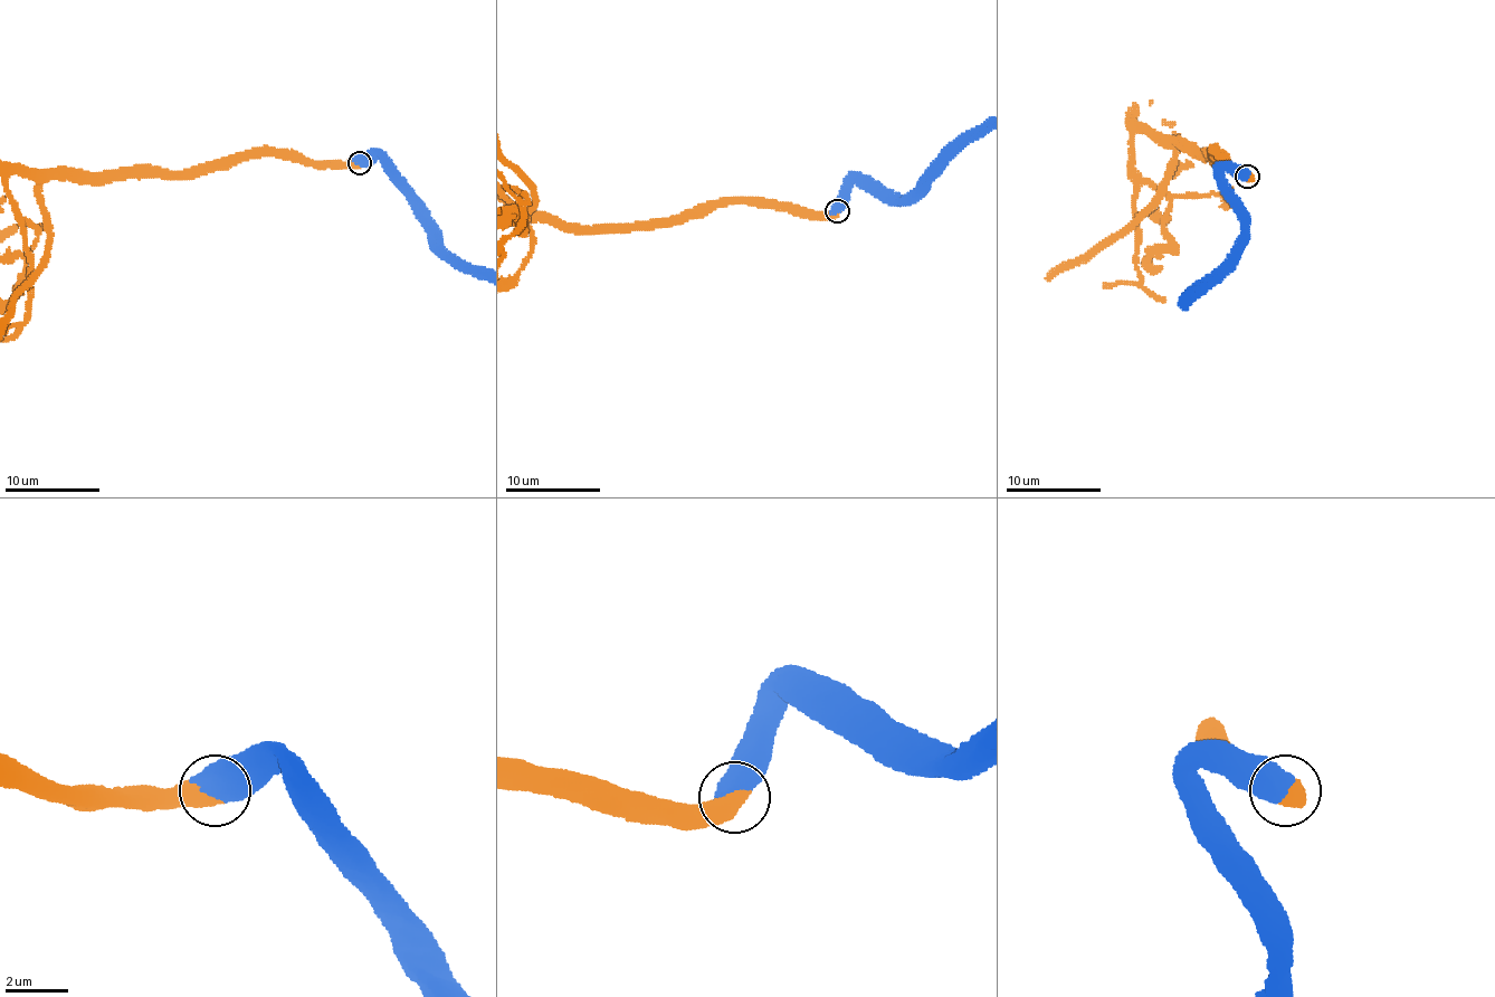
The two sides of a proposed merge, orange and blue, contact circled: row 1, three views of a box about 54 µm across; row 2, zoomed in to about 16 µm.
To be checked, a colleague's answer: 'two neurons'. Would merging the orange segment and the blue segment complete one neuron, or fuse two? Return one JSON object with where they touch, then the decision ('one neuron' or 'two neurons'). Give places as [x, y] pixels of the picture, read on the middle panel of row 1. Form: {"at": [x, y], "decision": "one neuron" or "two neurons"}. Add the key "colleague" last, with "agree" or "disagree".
{"at": [837, 211], "decision": "one neuron", "colleague": "disagree"}

